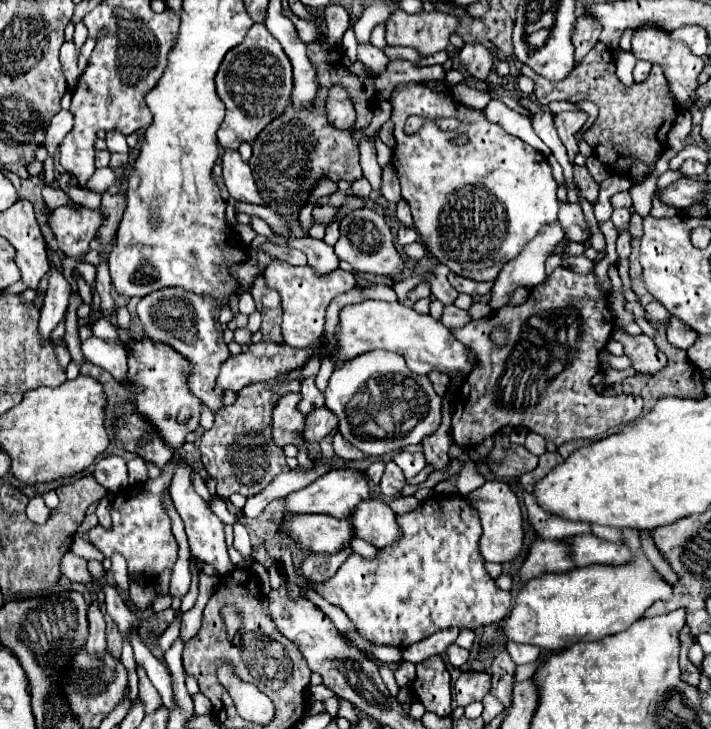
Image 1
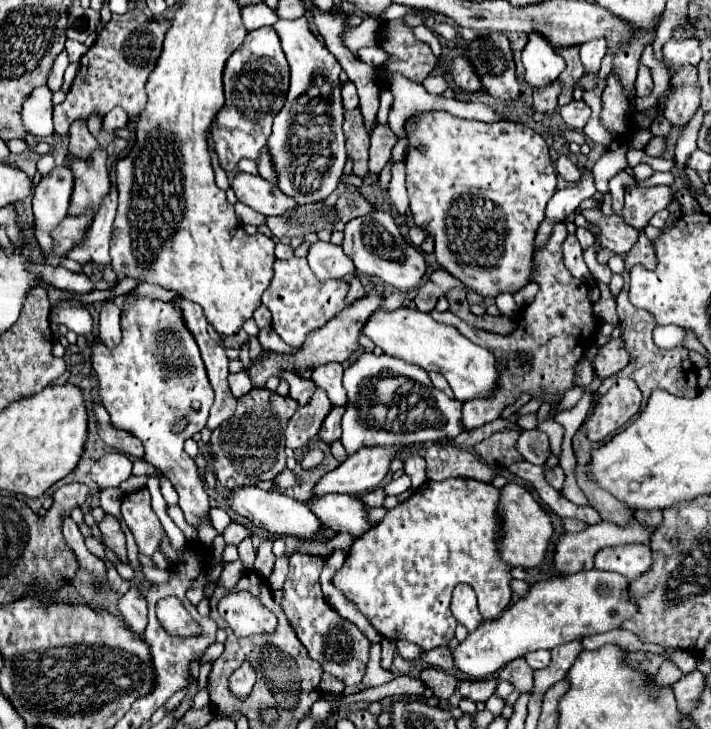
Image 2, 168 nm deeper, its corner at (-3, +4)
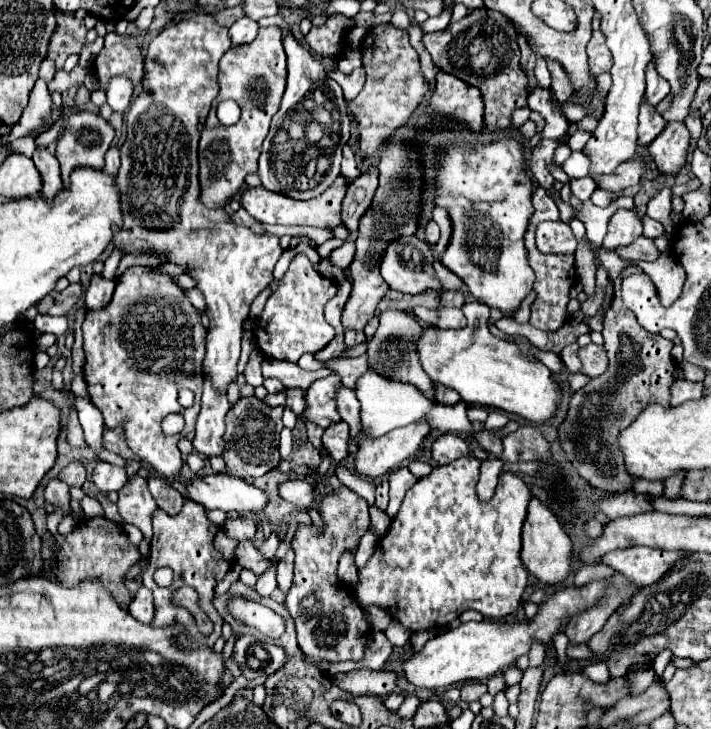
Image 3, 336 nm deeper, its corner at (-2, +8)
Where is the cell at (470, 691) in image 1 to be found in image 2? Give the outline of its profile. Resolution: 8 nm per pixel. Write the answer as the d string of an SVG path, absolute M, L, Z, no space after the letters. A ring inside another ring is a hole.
M461 680L459 692L463 698L469 698L473 702L485 702L497 688L495 680Z

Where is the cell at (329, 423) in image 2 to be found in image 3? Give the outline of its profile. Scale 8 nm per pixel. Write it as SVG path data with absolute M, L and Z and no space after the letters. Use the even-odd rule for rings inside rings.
M338 422L338 424L332 424L330 428L326 428L324 436L322 436L322 442L324 446L328 448L332 460L336 460L336 464L340 462L346 462L348 458L348 428L346 428L346 422Z

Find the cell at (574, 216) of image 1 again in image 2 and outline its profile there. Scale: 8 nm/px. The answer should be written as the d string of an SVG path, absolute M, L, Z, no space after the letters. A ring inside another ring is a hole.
M581 210L585 220L597 230L595 236L601 246L613 250L615 254L627 254L631 246L637 242L637 230L629 228L621 216L603 216L601 210Z

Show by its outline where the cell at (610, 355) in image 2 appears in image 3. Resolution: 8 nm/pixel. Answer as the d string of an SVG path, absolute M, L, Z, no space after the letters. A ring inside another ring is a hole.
M588 344L584 348L578 350L578 358L582 362L582 372L590 378L600 376L602 372L606 372L608 368L608 360L606 360L606 350L602 346L596 344Z

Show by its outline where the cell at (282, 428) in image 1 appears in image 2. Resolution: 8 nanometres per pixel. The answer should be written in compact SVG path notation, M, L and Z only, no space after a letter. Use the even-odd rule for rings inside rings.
M317 388L311 400L299 406L291 416L289 426L285 430L287 446L293 450L307 448L309 442L317 436L317 430L329 410L331 410L331 402L327 400L327 394L321 388Z

